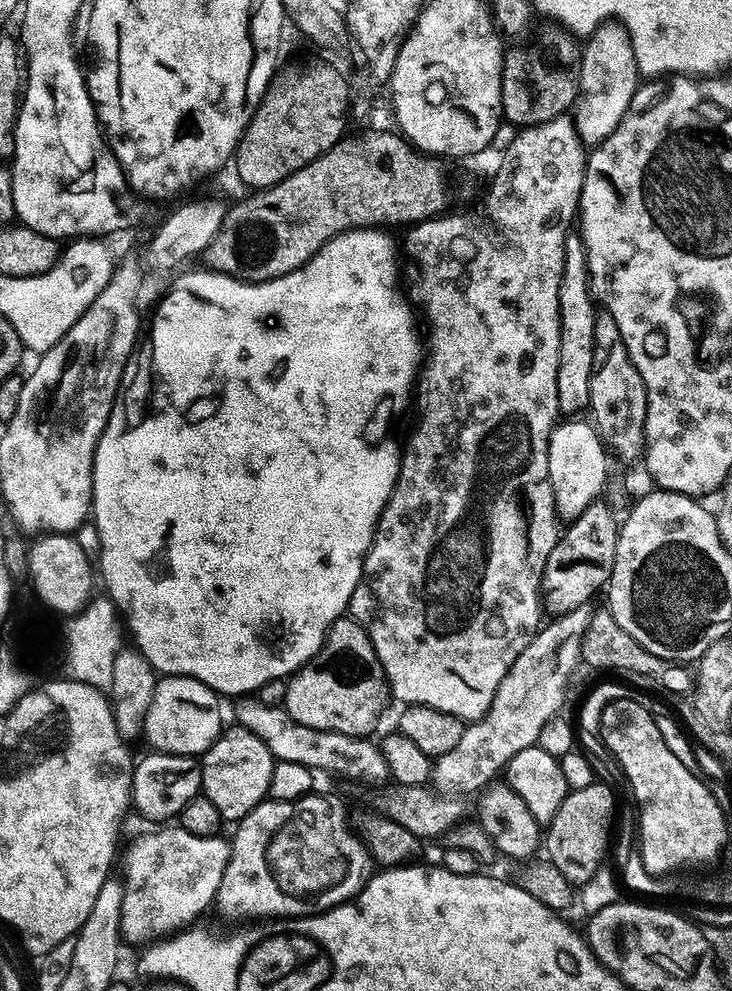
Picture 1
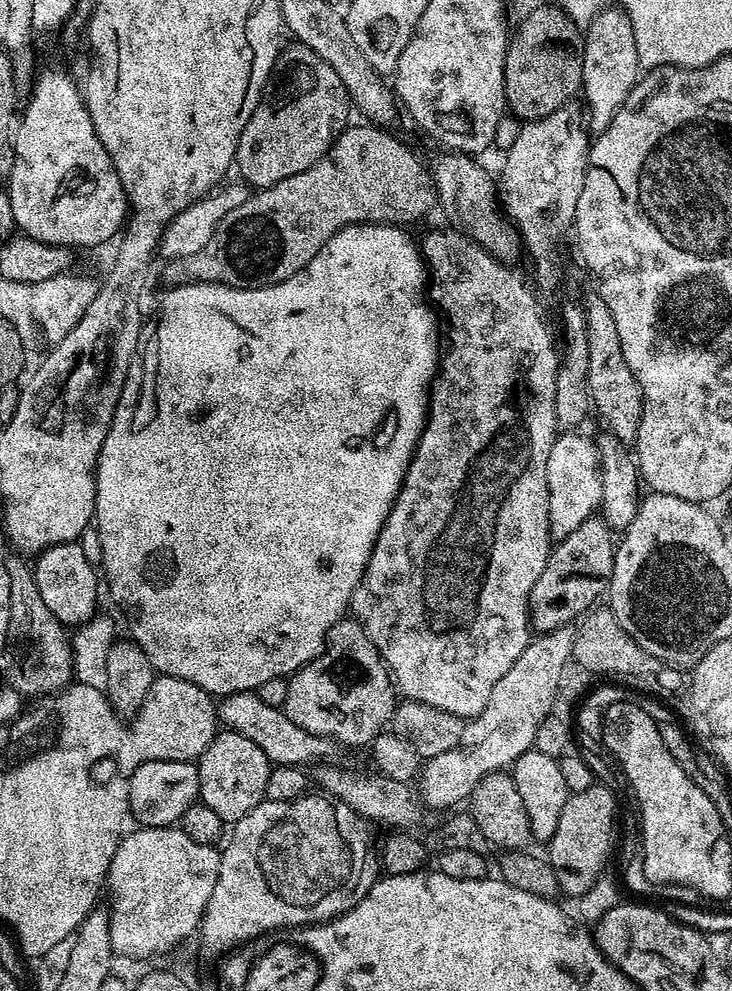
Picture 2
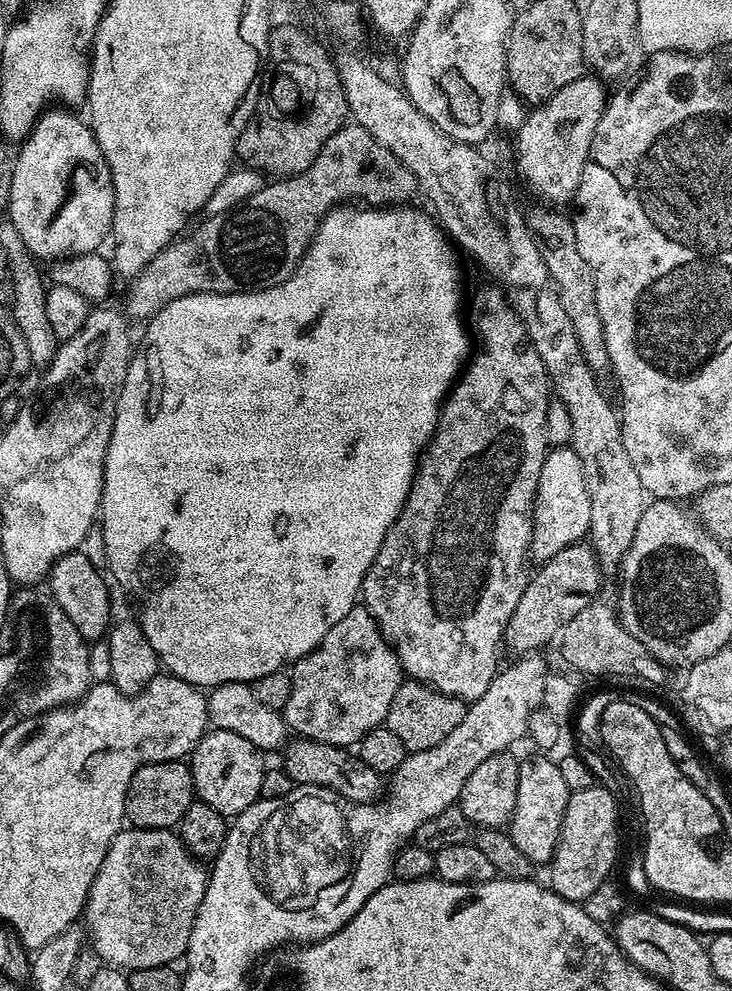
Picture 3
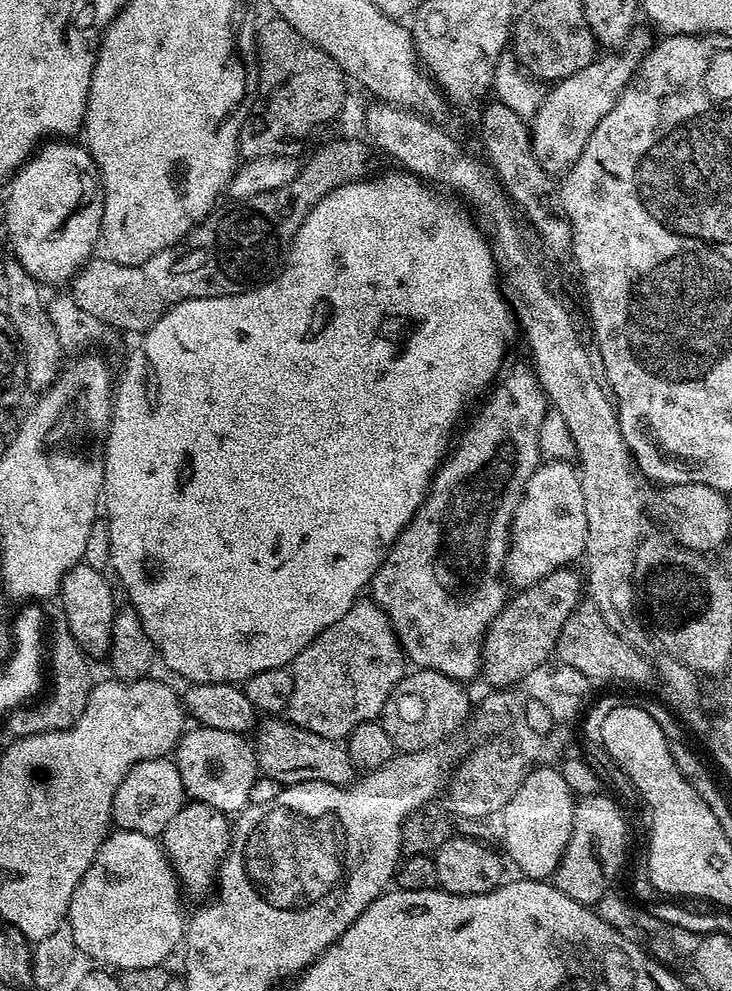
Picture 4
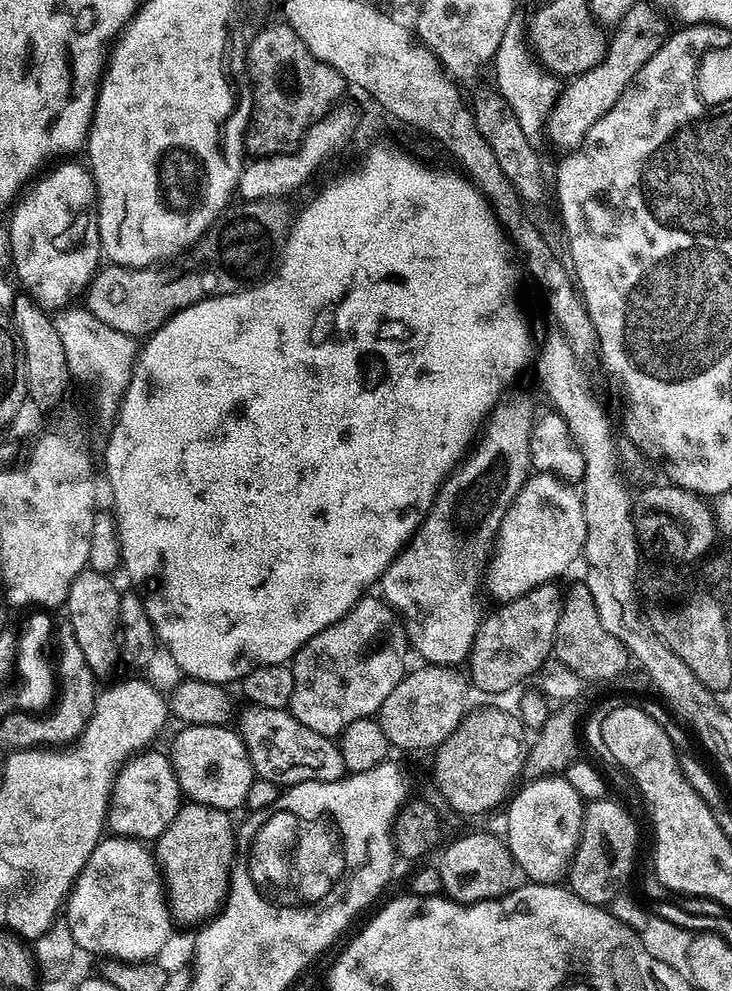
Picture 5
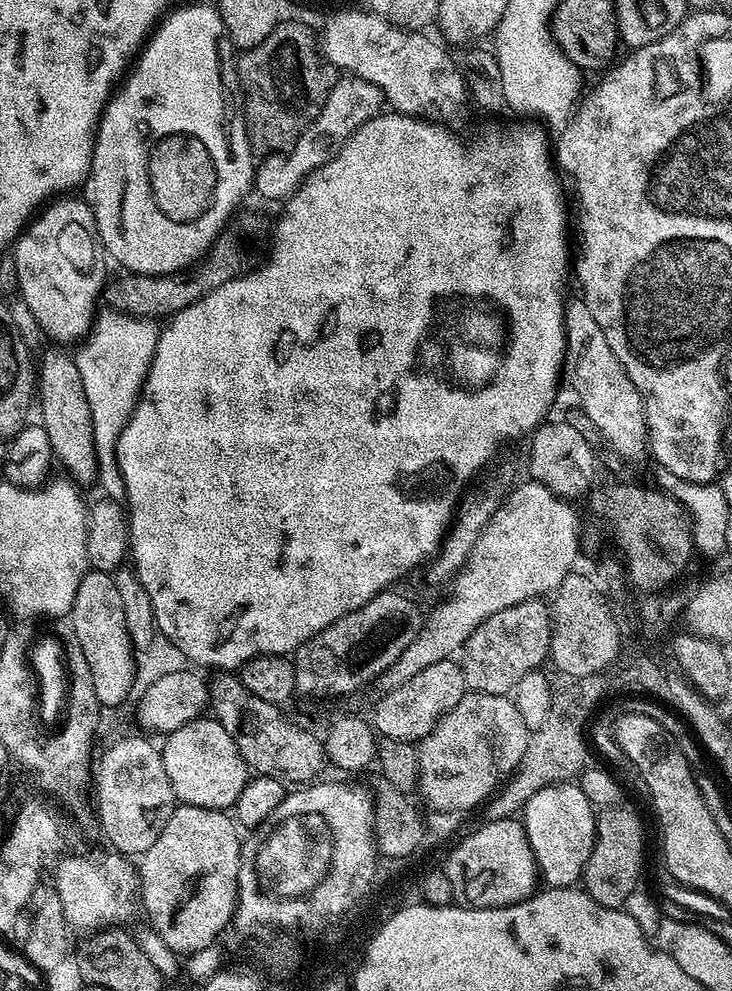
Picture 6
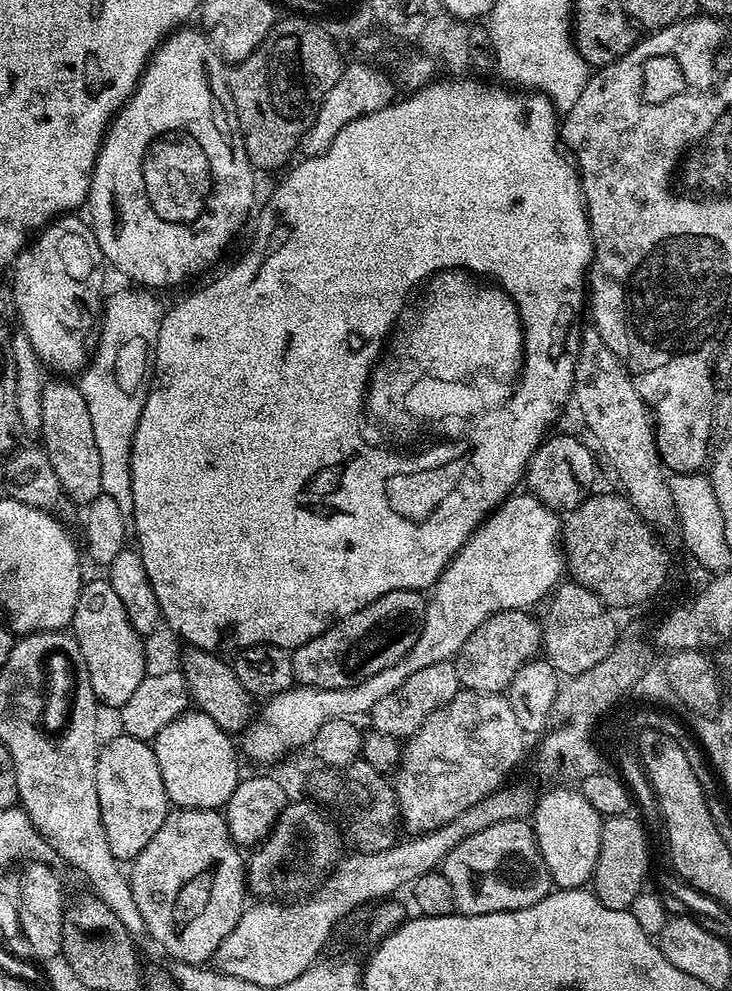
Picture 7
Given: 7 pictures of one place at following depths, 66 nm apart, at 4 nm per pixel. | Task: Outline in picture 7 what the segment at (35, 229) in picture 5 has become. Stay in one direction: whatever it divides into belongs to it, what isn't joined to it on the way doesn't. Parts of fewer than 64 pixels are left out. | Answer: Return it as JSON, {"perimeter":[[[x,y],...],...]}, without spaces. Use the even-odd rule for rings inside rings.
{"perimeter":[[[76,214],[56,217],[16,257],[10,277],[11,307],[16,307],[16,316],[20,319],[19,327],[30,338],[30,344],[40,363],[45,369],[53,368],[56,372],[73,372],[73,374],[79,373],[90,359],[90,349],[93,347],[94,337],[102,320],[101,300],[105,291],[104,268],[106,269],[106,261],[91,223],[84,218],[79,220],[78,217]]]}

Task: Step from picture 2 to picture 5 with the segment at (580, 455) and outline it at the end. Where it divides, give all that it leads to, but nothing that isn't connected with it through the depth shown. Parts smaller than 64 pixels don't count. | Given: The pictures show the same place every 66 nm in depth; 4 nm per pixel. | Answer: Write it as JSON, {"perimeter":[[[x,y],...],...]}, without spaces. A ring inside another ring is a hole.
{"perimeter":[[[536,472],[512,499],[512,504],[496,531],[492,555],[486,567],[486,592],[496,602],[507,602],[543,584],[559,581],[559,576],[575,560],[581,559],[586,542],[584,502],[571,483],[548,472]]]}

